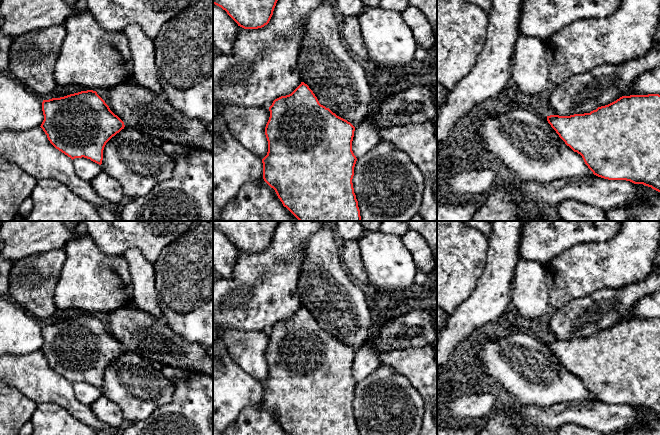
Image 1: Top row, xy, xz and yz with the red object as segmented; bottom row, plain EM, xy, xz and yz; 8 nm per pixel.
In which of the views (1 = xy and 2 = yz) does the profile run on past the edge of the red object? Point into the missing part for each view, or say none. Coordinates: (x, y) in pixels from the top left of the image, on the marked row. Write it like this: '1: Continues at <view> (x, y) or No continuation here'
1: No continuation here
2: No continuation here

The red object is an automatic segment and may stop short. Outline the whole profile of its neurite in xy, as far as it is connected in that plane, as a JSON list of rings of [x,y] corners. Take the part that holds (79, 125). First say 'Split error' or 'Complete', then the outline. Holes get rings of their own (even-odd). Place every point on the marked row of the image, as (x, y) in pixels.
Complete. [[[93,90],[43,100],[42,111],[44,120],[40,127],[50,143],[72,160],[84,157],[101,165],[106,143],[125,127],[124,122]]]

